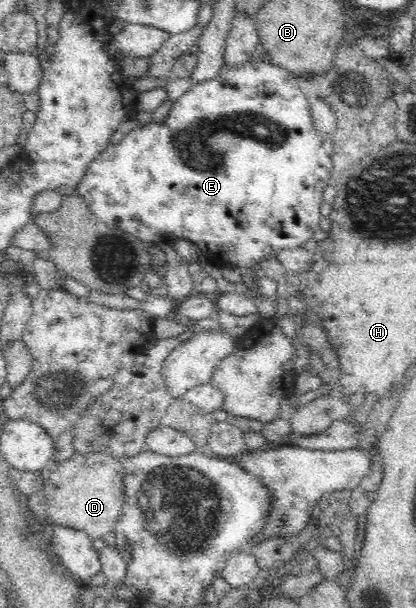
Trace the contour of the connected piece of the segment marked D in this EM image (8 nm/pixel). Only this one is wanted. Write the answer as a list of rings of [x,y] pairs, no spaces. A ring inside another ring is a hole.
[[[75,452],[68,460],[53,463],[52,472],[48,480],[46,480],[42,486],[42,493],[44,496],[45,523],[84,531],[88,535],[88,537],[92,540],[102,539],[104,534],[108,534],[108,532],[112,532],[115,530],[116,522],[118,522],[118,518],[122,516],[122,509],[125,504],[124,478],[125,478],[124,463],[121,460],[117,459],[116,457],[110,456],[109,454],[102,452],[93,452],[88,454],[80,454]]]

